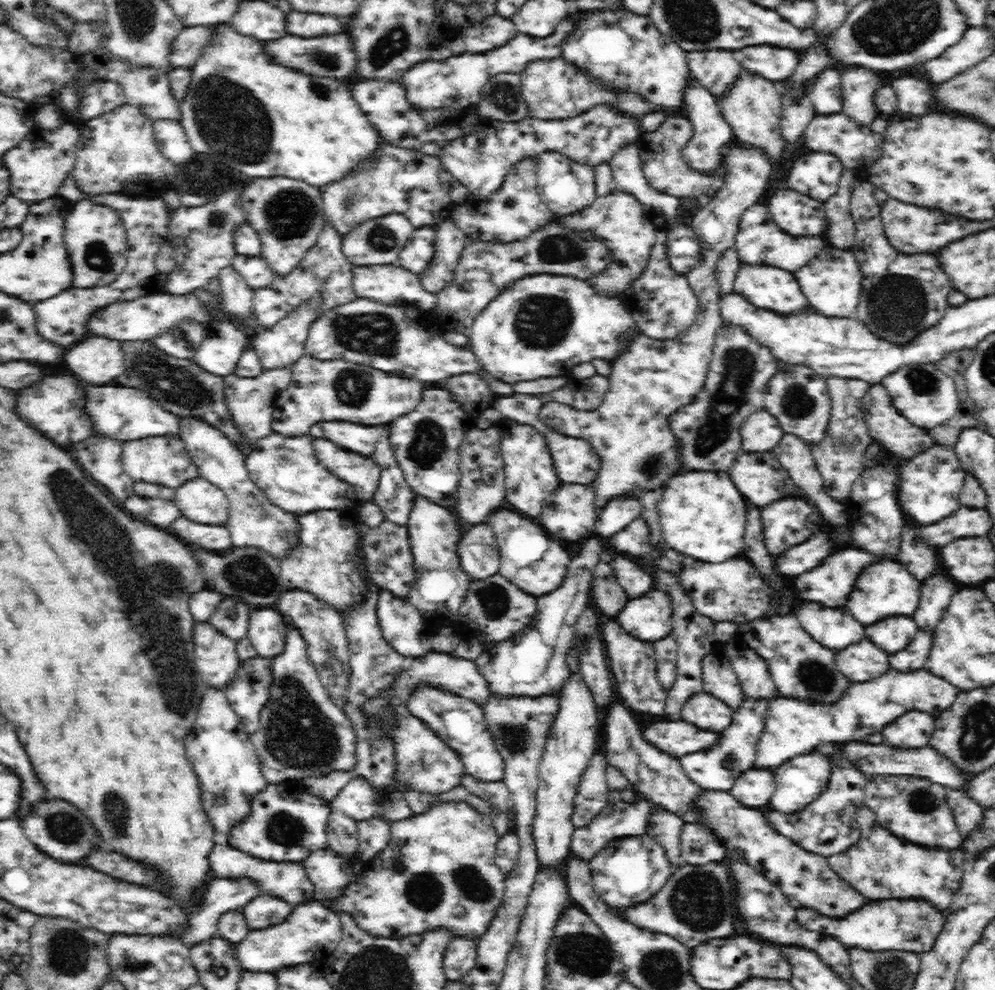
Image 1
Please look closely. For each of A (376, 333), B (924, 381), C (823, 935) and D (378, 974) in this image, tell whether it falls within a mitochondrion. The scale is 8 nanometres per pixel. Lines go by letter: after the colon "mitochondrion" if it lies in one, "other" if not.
A: mitochondrion
B: mitochondrion
C: other
D: mitochondrion

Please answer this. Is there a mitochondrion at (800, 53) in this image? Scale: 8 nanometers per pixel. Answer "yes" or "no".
no

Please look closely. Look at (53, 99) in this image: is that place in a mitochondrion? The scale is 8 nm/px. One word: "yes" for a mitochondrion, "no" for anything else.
no

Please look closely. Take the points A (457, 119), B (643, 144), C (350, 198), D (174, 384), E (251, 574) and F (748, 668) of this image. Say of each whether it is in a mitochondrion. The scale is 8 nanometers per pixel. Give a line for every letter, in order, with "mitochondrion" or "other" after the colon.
A: other
B: other
C: mitochondrion
D: mitochondrion
E: mitochondrion
F: other

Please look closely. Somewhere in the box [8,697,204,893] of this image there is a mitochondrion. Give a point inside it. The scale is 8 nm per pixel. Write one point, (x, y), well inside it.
(63, 826)

